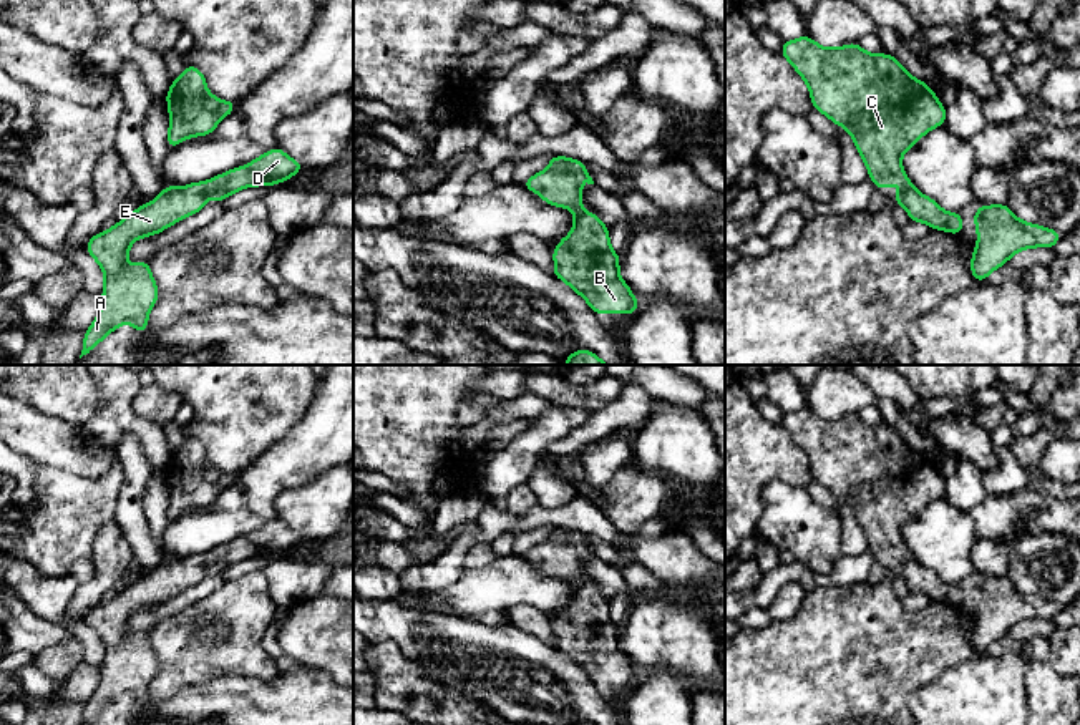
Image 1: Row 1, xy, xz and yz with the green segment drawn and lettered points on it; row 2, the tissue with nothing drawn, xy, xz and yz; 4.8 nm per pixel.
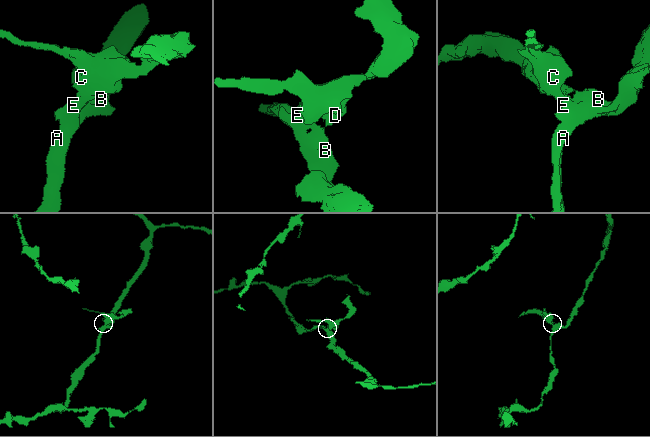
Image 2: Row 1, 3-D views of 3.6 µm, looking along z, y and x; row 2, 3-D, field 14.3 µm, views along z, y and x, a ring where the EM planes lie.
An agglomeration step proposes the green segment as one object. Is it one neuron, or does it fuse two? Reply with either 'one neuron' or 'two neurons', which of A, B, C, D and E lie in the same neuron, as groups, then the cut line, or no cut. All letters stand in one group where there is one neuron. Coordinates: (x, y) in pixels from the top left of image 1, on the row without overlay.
one neuron; groups A B C D E; cut none

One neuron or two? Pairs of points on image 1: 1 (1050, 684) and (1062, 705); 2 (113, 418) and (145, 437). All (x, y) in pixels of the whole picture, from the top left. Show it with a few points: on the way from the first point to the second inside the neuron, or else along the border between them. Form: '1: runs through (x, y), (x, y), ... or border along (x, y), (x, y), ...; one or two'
1: runs through (1050, 689), (1057, 700); one
2: runs through (121, 420), (136, 428); one

